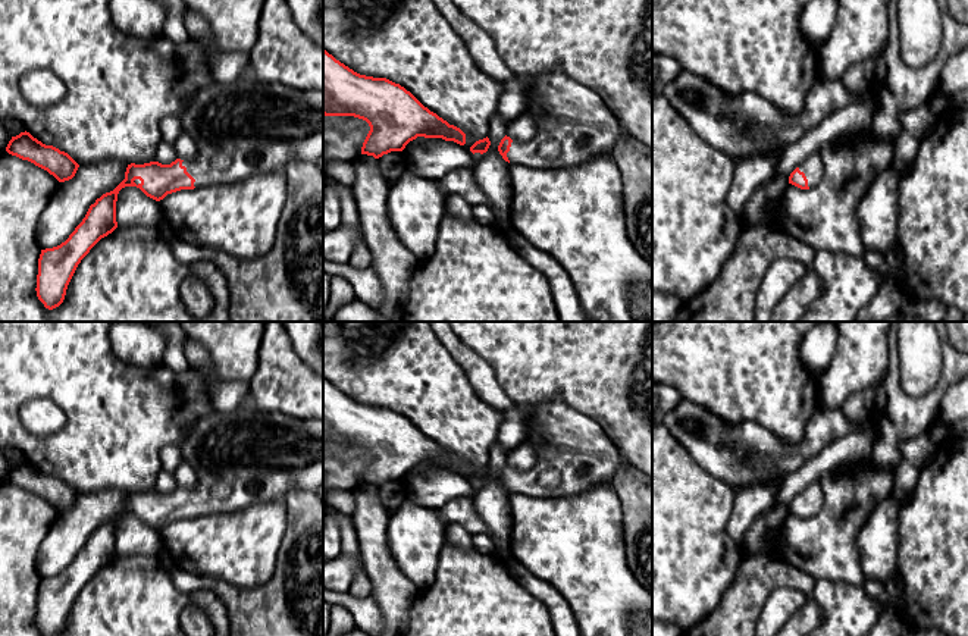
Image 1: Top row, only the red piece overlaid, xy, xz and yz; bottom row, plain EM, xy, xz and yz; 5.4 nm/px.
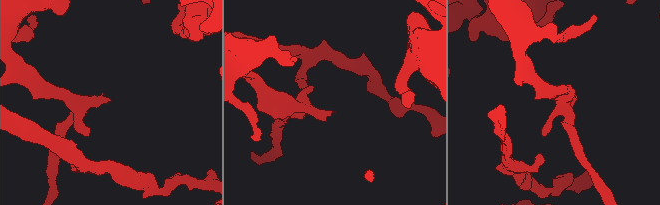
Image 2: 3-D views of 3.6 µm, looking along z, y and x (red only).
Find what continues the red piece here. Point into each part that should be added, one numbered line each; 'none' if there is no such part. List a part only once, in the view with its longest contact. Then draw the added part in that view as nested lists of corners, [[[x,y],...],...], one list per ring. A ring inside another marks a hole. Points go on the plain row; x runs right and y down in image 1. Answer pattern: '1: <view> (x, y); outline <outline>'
1: xy (248, 456); outline [[[251,398],[231,413],[213,410],[194,426],[179,449],[182,460],[194,469],[198,477],[195,489],[182,491],[187,501],[195,508],[195,517],[283,501],[289,491],[314,491],[323,485],[323,420],[295,419],[276,411],[264,411]]]

